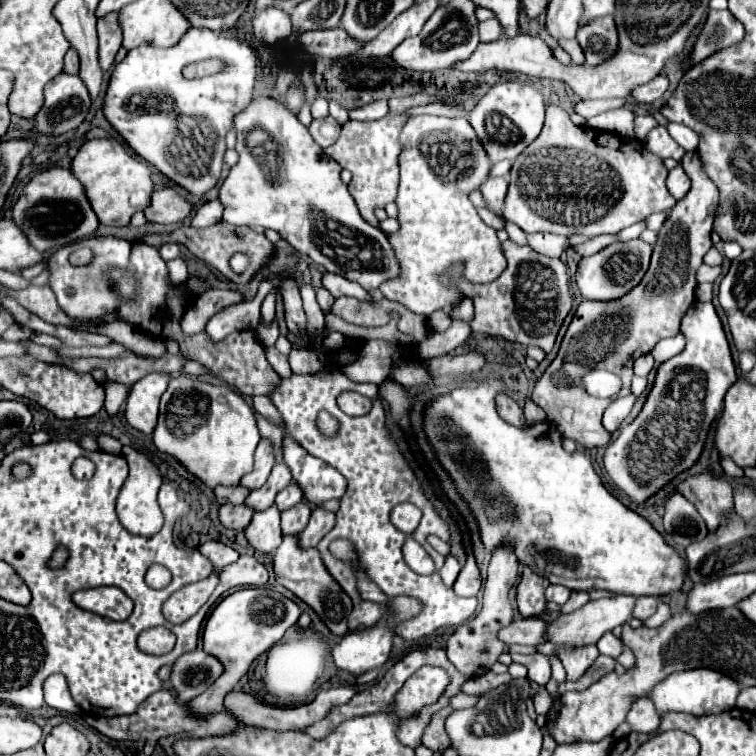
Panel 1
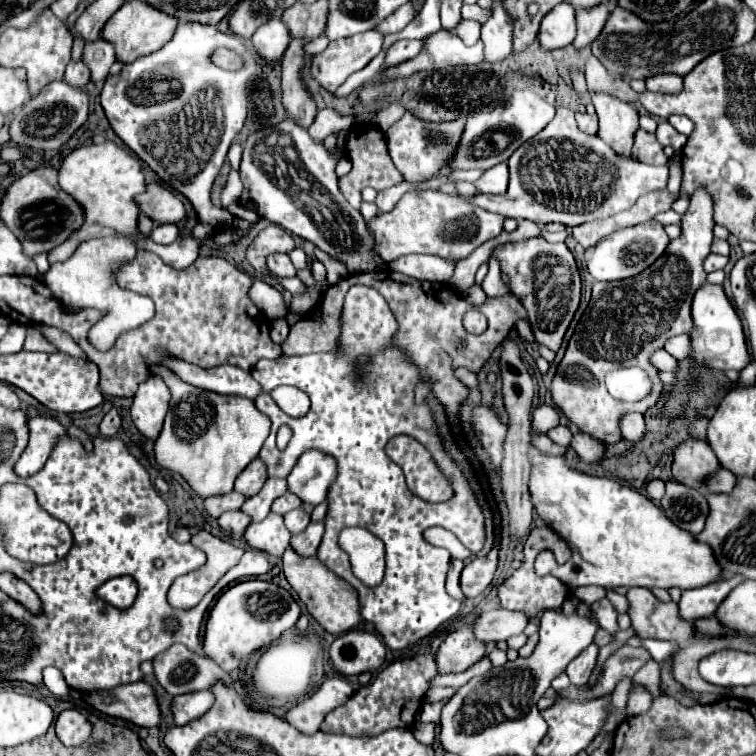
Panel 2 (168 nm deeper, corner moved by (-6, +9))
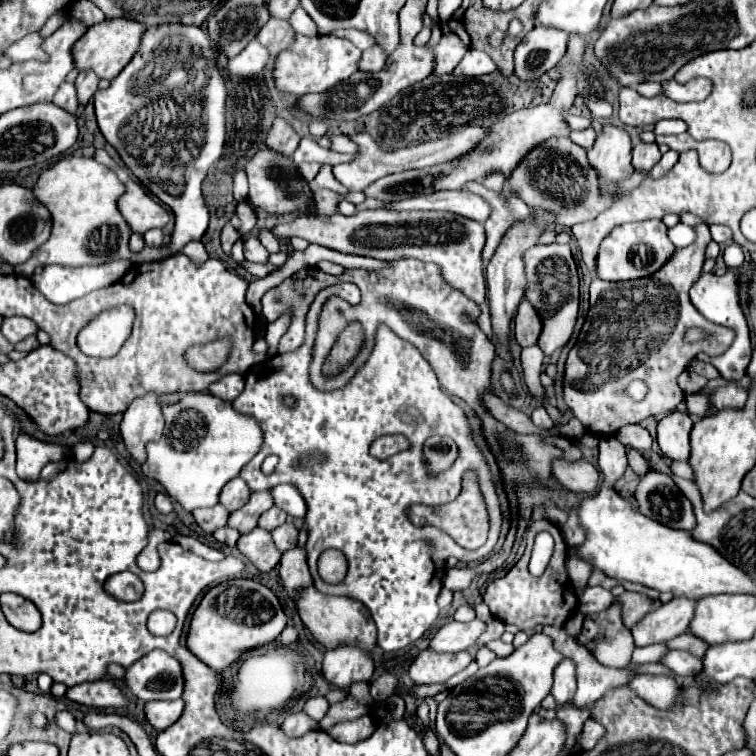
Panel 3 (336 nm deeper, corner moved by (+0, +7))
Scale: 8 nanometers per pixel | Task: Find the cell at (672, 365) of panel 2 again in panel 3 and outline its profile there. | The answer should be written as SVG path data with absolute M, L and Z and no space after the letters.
M683 370L683 372L679 374L679 388L681 388L685 394L691 394L691 392L703 388L707 382L709 382L709 380L705 380L701 374L697 374L697 372L693 372L693 370Z

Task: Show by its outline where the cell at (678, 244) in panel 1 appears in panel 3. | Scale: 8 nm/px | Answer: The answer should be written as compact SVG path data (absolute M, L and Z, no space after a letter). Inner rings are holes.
M697 224L693 230L697 234L695 242L677 248L673 258L669 258L657 274L629 282L603 282L599 278L591 282L589 312L567 356L563 378L563 400L585 430L613 436L627 424L637 424L643 418L675 410L683 400L677 376L685 370L685 362L699 350L719 354L719 350L723 352L731 344L733 332L701 318L689 300L689 288L701 276L705 248L711 242L707 224ZM691 328L703 330L703 340L685 342L685 332ZM633 378L641 378L649 386L649 394L643 402L631 402L621 392Z

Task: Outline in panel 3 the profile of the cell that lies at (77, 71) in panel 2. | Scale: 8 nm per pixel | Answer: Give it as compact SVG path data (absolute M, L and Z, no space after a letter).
M63 82L61 86L59 86L59 90L57 90L57 94L55 94L55 104L59 104L61 108L65 108L67 112L71 112L71 114L75 114L75 110L77 110L77 90L75 90L75 86L73 84L69 84L69 82Z

